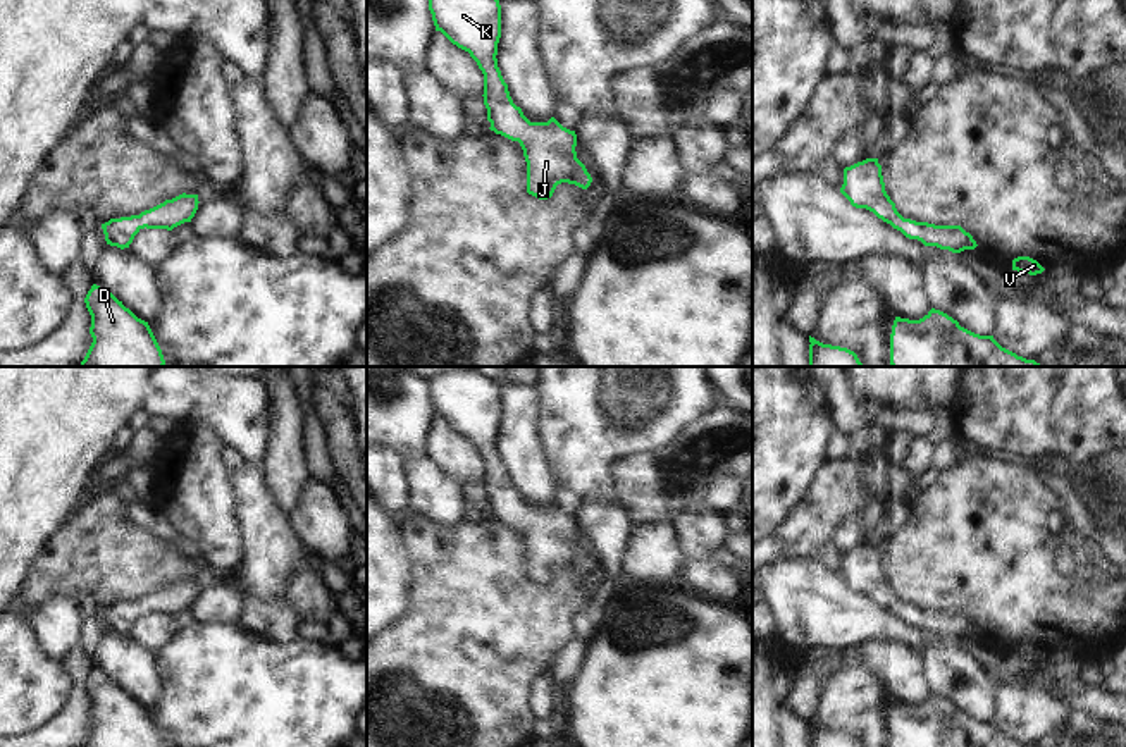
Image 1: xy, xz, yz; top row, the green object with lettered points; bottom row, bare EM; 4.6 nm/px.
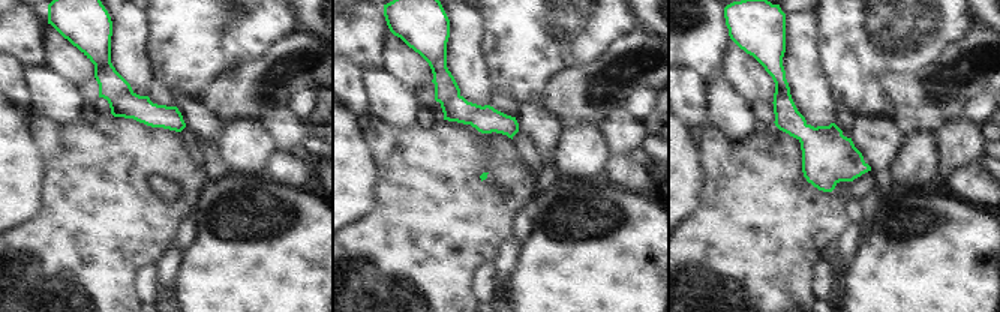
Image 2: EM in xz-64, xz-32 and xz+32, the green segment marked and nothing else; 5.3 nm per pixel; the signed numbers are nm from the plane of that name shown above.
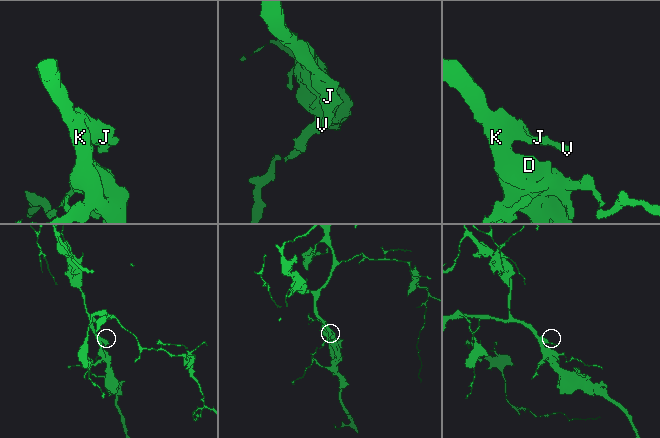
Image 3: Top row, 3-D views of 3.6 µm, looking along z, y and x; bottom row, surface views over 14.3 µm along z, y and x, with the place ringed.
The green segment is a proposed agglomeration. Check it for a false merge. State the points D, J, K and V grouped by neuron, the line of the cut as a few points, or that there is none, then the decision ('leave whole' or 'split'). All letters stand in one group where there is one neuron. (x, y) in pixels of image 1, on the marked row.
D J K V | no cut | leave whole

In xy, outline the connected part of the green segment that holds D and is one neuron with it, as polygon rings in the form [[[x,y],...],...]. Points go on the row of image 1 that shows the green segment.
[[[93,284],[84,298],[93,343],[81,367],[164,367],[162,349],[148,325],[112,293]]]

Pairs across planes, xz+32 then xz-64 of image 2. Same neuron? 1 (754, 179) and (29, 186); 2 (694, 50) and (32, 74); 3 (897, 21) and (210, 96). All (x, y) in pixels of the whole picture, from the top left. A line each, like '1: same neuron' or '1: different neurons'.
1: different neurons
2: different neurons
3: different neurons

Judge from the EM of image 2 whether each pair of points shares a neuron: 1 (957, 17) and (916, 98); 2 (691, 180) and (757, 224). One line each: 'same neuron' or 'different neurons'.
1: different neurons
2: different neurons

